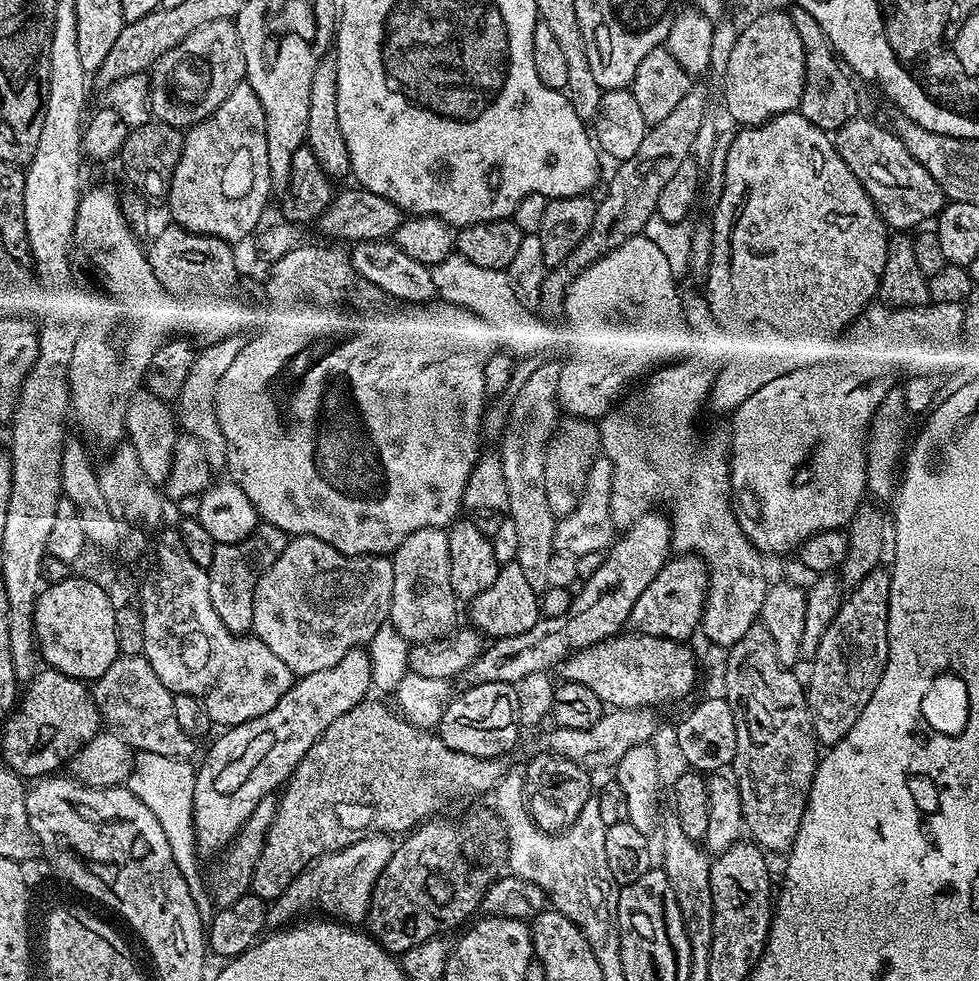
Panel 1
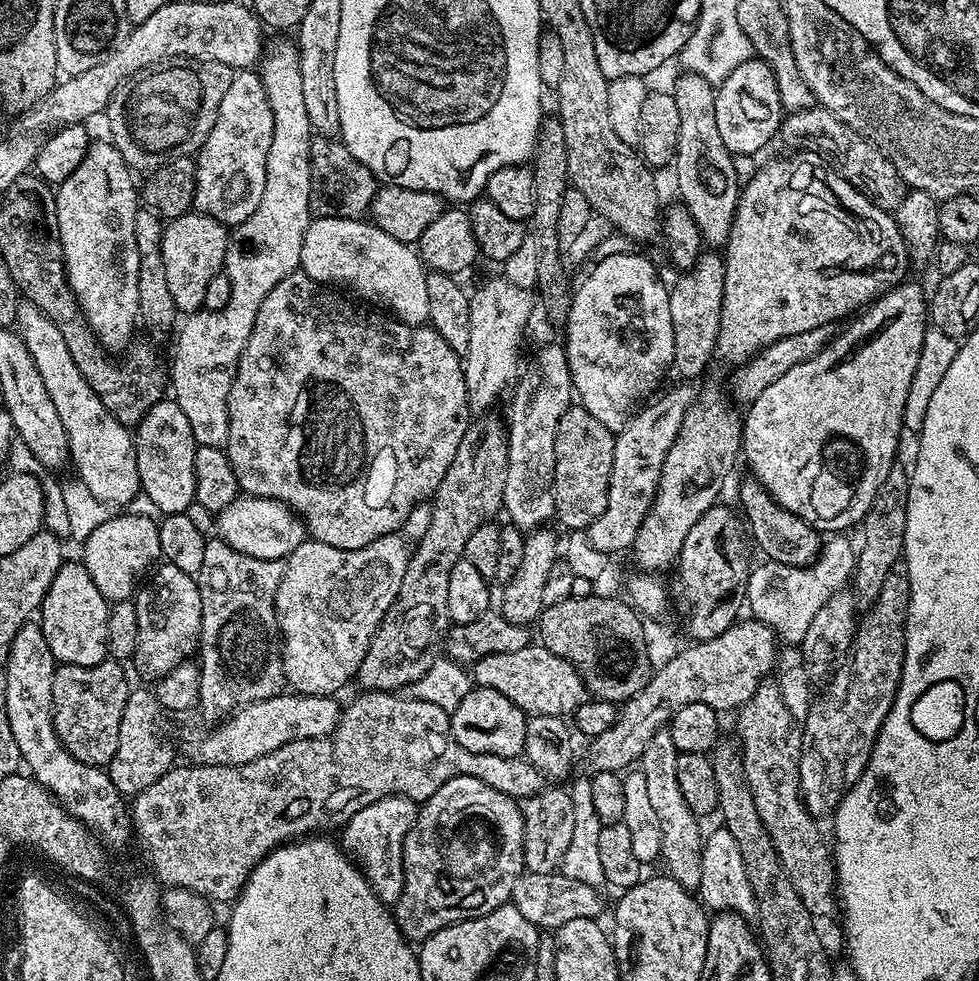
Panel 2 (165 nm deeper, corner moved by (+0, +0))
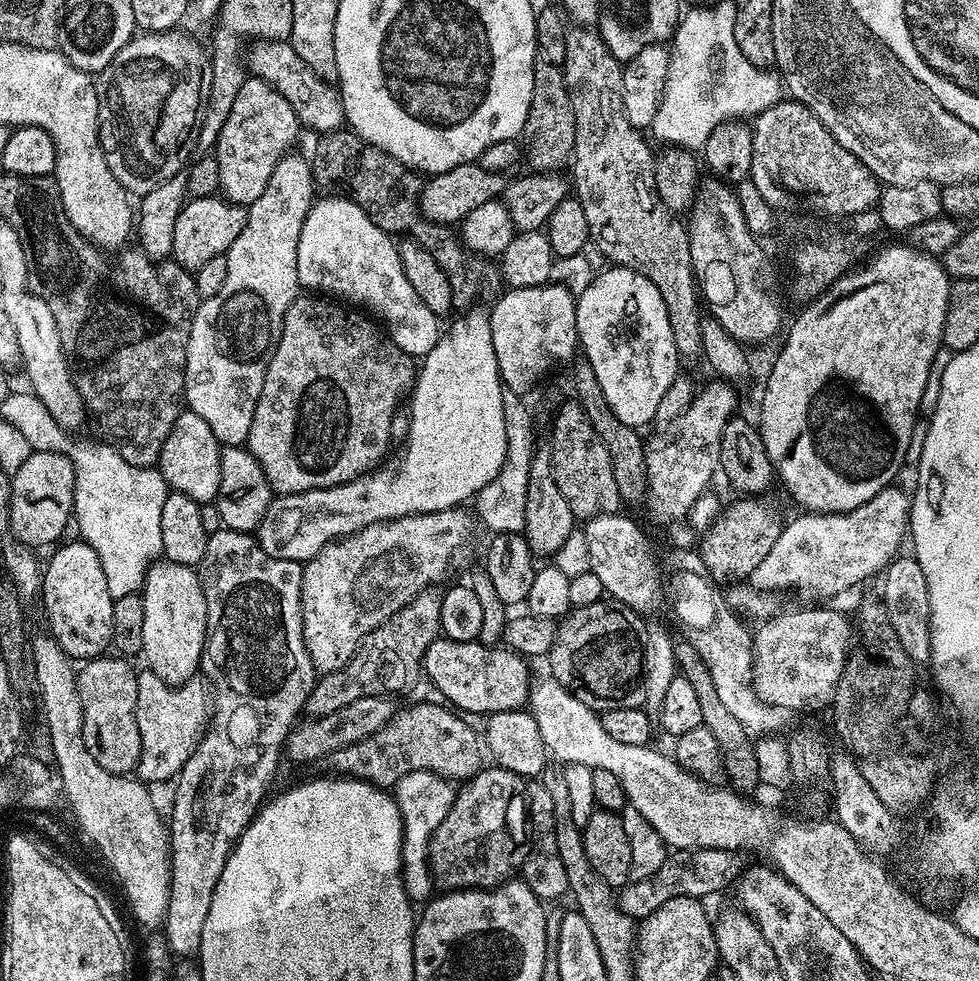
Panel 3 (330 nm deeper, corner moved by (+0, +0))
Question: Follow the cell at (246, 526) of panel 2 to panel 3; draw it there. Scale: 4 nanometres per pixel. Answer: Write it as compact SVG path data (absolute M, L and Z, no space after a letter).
M480 306L469 307L449 328L447 325L434 350L423 357L422 367L417 371L416 382L410 393L412 408L410 407L409 434L399 449L401 452L393 460L385 459L371 472L365 472L363 476L345 484L333 488L315 488L309 492L295 492L289 496L277 495L268 508L264 521L254 533L262 550L266 550L266 554L274 558L307 562L332 541L360 532L371 524L397 520L403 516L417 516L423 512L441 512L471 501L477 492L495 480L506 462L504 390L498 358L495 357L491 341L489 313L480 309Z

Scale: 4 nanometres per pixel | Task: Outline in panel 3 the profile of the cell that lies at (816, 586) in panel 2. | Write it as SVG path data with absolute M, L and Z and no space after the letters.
M889 486L883 488L870 502L858 506L849 512L808 512L800 514L797 520L789 519L778 534L778 542L770 546L770 554L754 566L750 577L753 588L763 592L783 594L787 588L793 588L804 596L813 596L813 601L824 602L827 596L836 596L871 576L879 577L884 569L896 559L901 551L900 543L905 543L910 528L910 496L906 491Z

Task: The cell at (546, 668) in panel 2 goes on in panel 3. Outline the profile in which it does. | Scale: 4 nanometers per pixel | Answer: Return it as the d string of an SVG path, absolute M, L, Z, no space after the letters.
M438 638L430 642L424 655L423 675L440 691L453 709L463 712L511 712L527 705L530 695L529 661L504 646L489 646L475 640L458 642Z

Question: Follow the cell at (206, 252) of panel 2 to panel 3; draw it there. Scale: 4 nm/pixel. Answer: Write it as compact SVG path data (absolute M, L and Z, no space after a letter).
M219 195L189 199L178 214L178 222L174 226L171 259L194 274L208 259L225 255L228 248L234 246L234 238L242 234L242 226L246 226L247 221L248 209L245 205L231 204Z

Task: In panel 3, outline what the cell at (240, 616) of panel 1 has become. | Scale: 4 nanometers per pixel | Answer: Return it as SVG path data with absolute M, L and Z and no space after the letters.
M221 527L220 531L213 532L209 535L206 542L206 554L202 558L202 562L198 566L200 573L200 585L202 586L202 594L206 594L206 622L208 623L208 641L204 643L204 656L200 659L200 667L203 675L206 677L207 683L210 685L211 691L214 693L214 711L210 716L210 723L201 738L196 749L190 754L190 758L182 766L180 775L175 777L174 785L176 784L176 793L172 796L172 820L170 816L170 851L172 853L172 881L170 882L170 902L168 903L168 913L164 916L164 923L162 925L162 935L164 940L168 943L168 950L176 958L192 958L199 953L200 943L202 942L202 926L206 922L206 914L210 914L210 902L214 899L214 886L218 886L218 878L222 878L222 866L226 866L226 858L232 852L232 848L236 845L241 834L248 829L248 823L255 818L257 812L260 811L262 805L265 803L266 797L269 795L268 787L272 784L272 779L276 776L276 771L280 768L280 756L282 760L282 749L285 747L290 729L297 723L298 717L304 712L304 704L308 700L309 694L312 692L313 686L316 685L318 673L314 662L310 658L310 654L304 645L304 635L302 634L302 574L304 573L304 564L298 560L287 560L286 558L274 558L270 554L266 554L266 550L262 550L262 546L256 540L255 535L247 532L235 532L226 527Z

